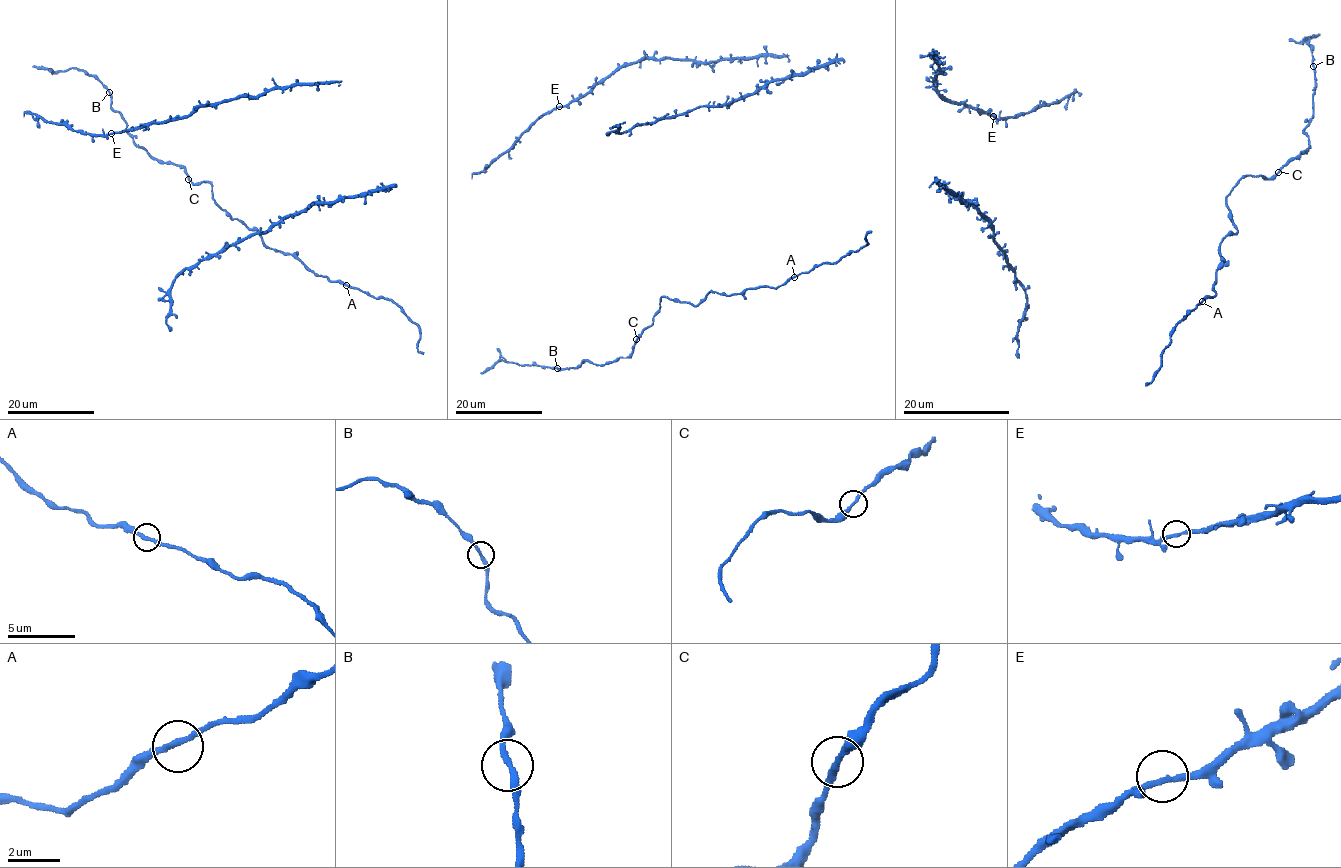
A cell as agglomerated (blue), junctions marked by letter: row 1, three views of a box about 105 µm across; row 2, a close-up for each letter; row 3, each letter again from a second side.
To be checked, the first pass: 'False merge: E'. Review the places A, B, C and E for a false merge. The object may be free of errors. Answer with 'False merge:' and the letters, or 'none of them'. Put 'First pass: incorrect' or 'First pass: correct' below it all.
False merge: none of them
First pass: incorrect

